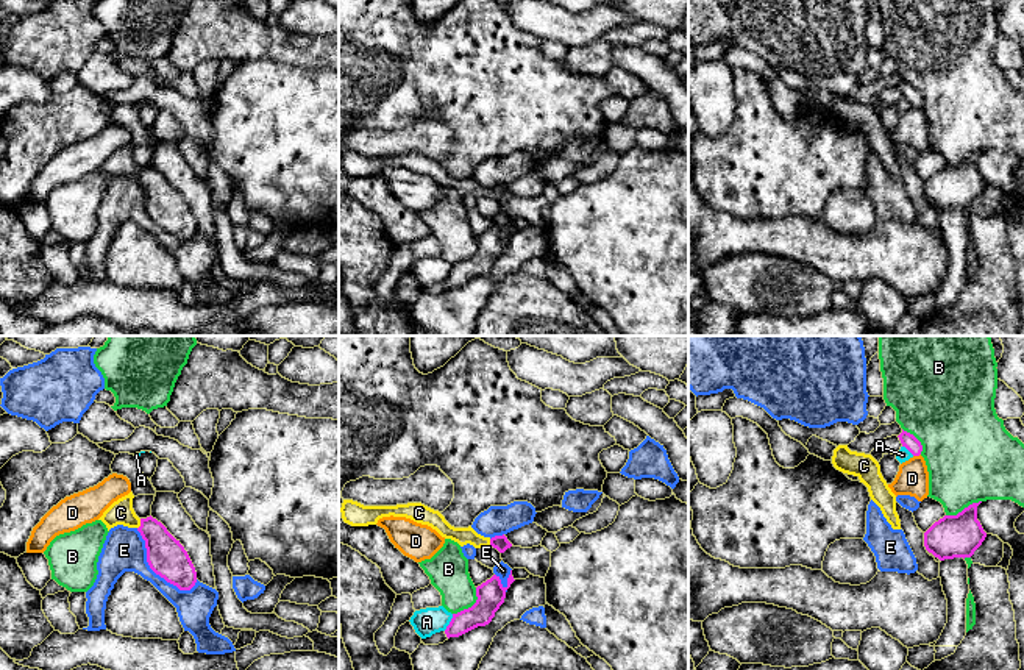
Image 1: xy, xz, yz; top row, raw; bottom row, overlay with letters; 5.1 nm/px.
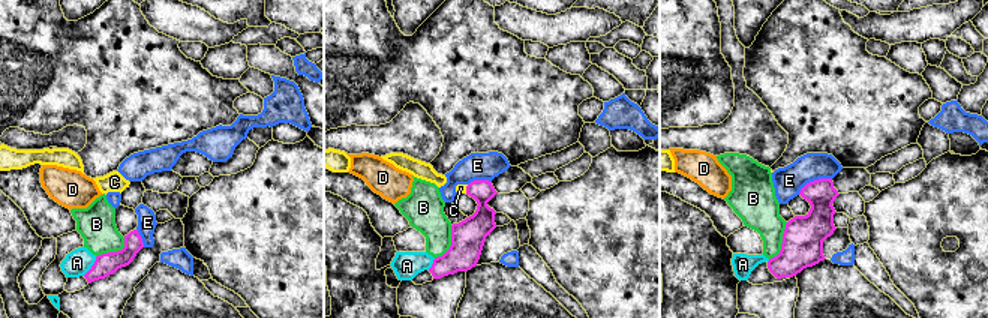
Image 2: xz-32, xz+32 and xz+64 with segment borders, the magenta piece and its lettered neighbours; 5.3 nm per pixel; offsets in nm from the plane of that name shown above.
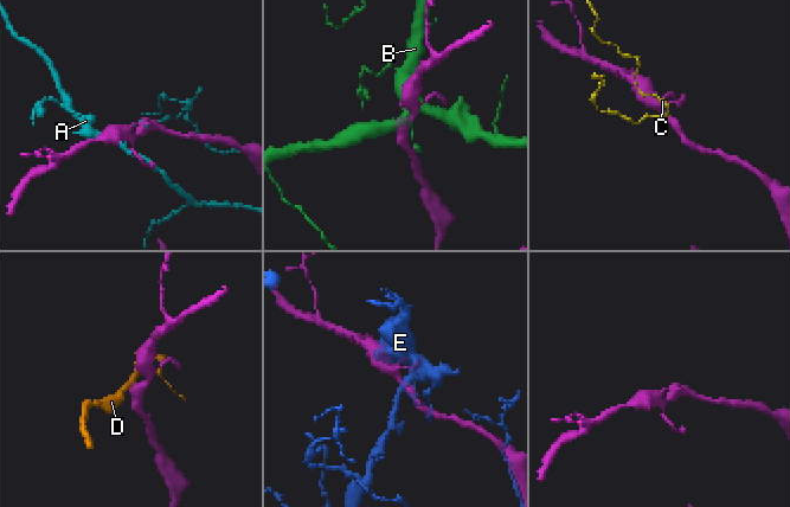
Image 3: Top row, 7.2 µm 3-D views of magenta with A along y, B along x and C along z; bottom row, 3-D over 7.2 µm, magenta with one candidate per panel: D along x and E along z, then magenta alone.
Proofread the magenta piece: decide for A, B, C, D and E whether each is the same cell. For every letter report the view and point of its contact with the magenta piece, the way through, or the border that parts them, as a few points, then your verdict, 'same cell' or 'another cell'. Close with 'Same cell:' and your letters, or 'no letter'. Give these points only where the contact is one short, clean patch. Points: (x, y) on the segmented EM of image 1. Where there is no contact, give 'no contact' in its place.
A: contact xz (450, 622); another cell
B: contact xz (472, 606); another cell
C: contact xy (141, 523); way xy (166, 556), (160, 542), (141, 523), (120, 513); same cell
D: contact yz (917, 455); border yz (920, 453), (913, 456); another cell
E: contact xy (150, 567); another cell
Same cell: C

